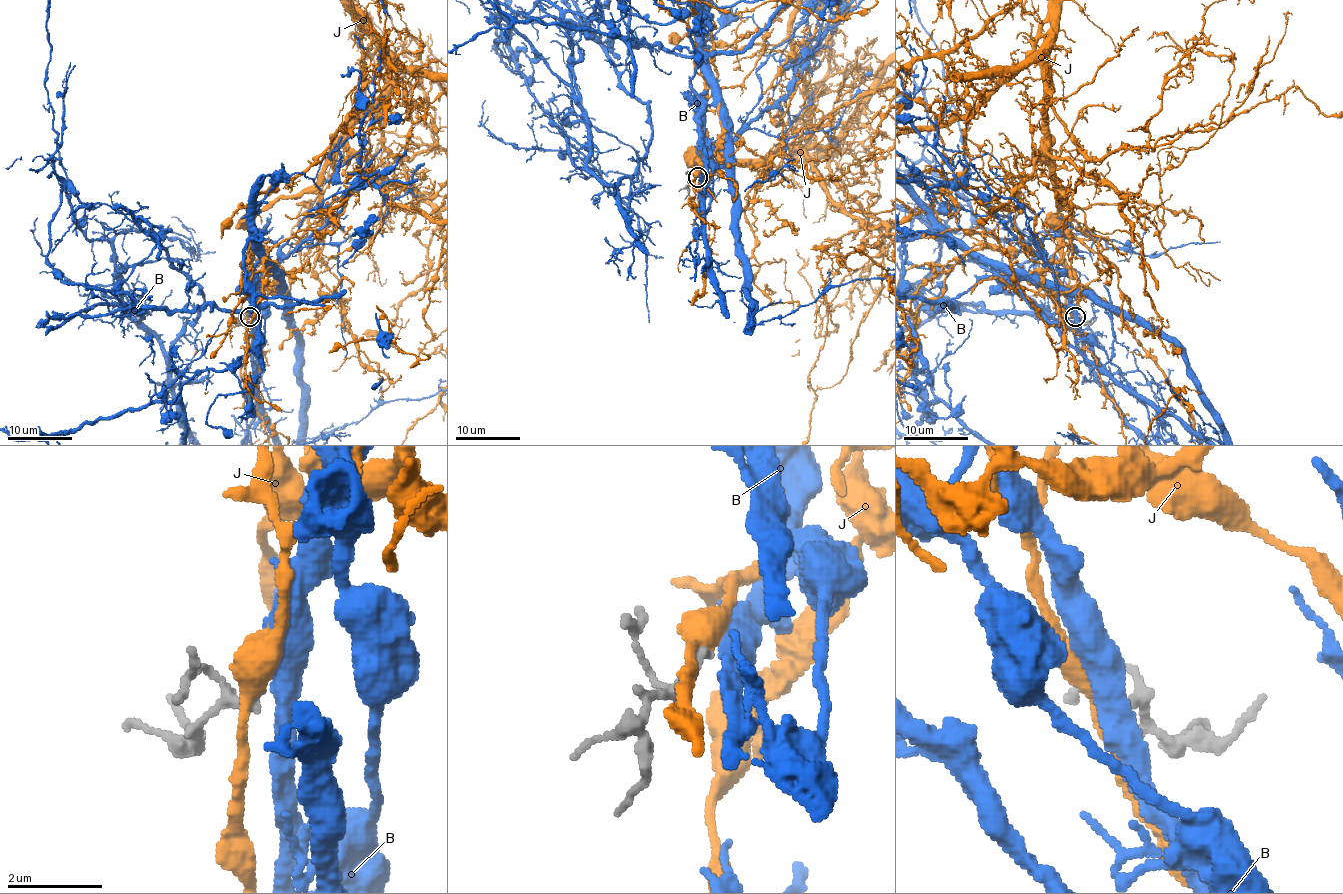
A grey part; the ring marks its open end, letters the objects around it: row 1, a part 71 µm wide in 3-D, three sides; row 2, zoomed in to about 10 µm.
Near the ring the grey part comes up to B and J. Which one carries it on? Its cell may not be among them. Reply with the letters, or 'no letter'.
B

